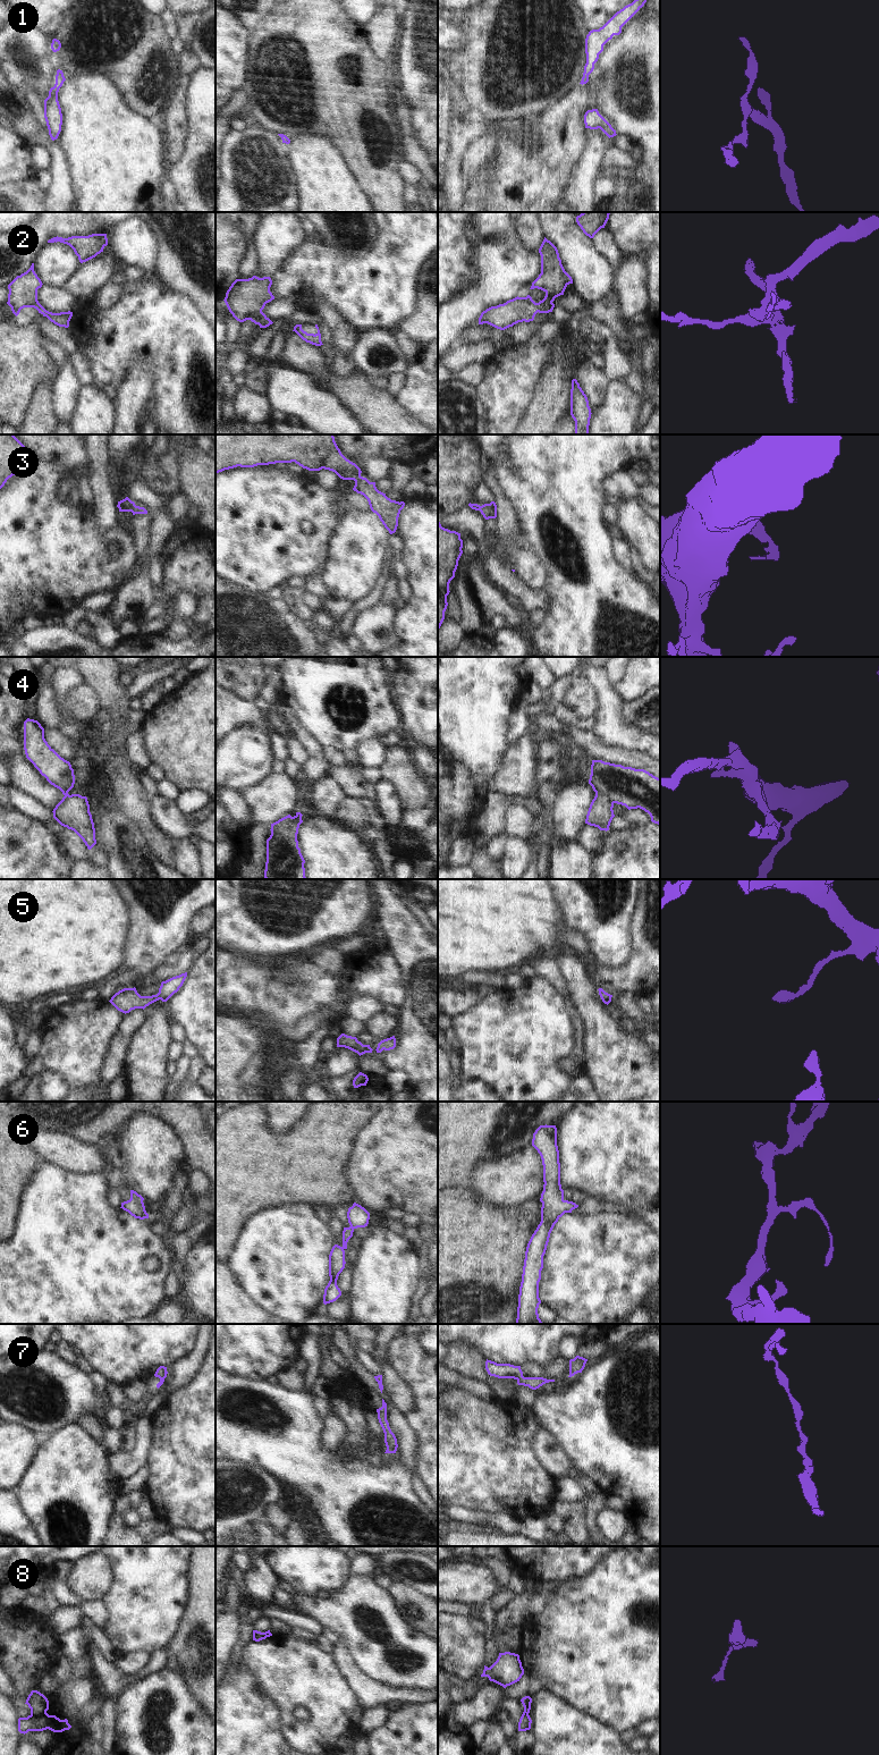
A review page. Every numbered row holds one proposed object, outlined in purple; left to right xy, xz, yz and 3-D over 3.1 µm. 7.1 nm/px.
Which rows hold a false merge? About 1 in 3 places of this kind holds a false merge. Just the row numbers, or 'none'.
2, 4, 8

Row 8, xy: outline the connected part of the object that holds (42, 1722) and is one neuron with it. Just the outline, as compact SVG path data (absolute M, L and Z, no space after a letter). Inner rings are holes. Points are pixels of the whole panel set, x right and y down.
M44 1713L42 1715L33 1716L28 1715L27 1718L18 1719L18 1731L20 1733L27 1733L28 1731L43 1731L51 1730L53 1732L62 1732L69 1730L71 1726L68 1723L68 1720L60 1720L56 1715L49 1715Z

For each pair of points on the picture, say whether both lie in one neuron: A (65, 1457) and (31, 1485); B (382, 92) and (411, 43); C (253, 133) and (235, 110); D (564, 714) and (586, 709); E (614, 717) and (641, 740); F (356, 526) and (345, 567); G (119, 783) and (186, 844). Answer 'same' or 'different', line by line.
A: same
B: different
C: different
D: different
E: same
F: same
G: different

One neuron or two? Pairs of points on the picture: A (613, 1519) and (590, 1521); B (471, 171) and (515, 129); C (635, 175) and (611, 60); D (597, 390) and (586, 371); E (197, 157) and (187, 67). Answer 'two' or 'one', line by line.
A: two
B: one
C: one
D: one
E: two

